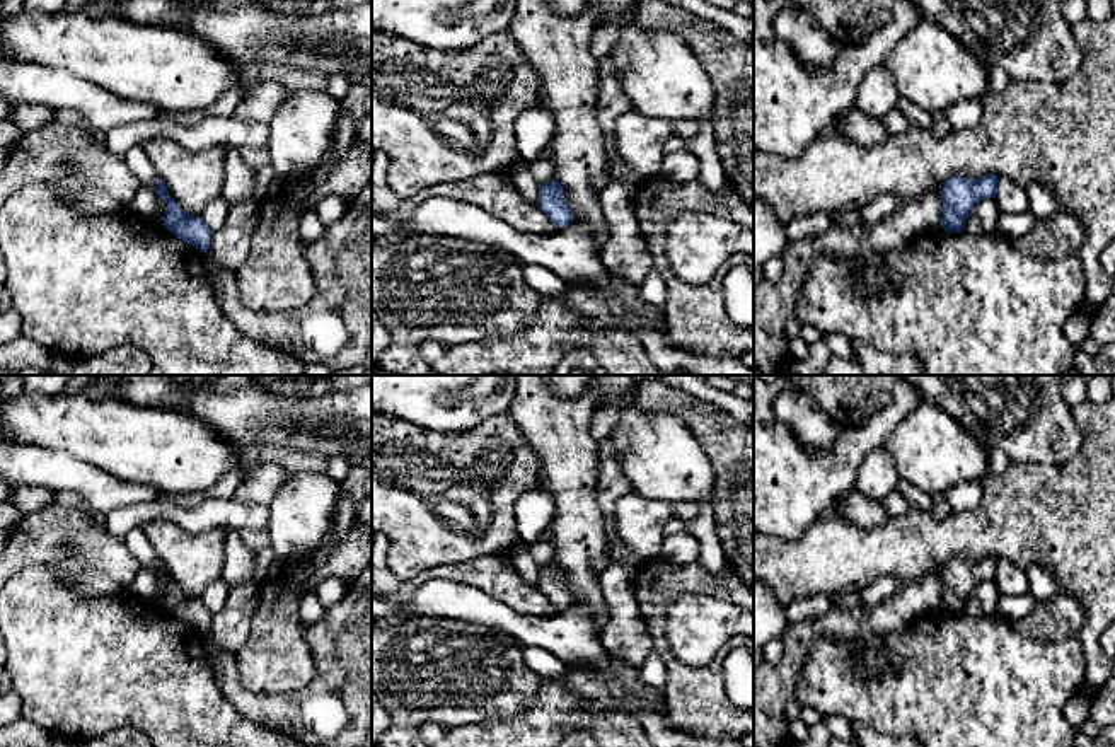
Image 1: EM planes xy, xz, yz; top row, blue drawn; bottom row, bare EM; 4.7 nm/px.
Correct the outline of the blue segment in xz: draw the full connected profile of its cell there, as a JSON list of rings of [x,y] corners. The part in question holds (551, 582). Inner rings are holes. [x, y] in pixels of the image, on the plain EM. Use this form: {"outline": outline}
{"outline": [[[556,561],[540,566],[537,587],[549,604],[559,611],[566,611],[573,604],[573,592],[566,583],[566,575]]]}

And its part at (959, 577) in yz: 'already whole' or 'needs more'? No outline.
already whole

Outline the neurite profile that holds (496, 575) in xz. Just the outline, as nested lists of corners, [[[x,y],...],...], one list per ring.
[[[375,532],[372,537],[372,592],[377,595],[407,602],[425,582],[443,578],[484,590],[518,614],[551,619],[561,612],[549,604],[537,585],[529,585],[520,578],[508,553],[436,566],[413,580],[399,580],[387,565],[389,547],[387,536]]]

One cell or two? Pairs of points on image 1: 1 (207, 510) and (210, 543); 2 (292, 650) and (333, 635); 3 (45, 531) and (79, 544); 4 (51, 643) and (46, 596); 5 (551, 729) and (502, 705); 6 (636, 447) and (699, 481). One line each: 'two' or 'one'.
1: two
2: two
3: one
4: one
5: two
6: one

